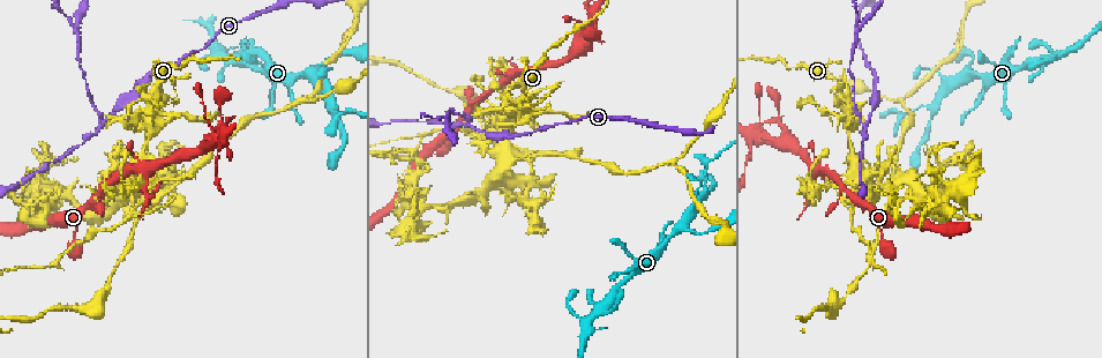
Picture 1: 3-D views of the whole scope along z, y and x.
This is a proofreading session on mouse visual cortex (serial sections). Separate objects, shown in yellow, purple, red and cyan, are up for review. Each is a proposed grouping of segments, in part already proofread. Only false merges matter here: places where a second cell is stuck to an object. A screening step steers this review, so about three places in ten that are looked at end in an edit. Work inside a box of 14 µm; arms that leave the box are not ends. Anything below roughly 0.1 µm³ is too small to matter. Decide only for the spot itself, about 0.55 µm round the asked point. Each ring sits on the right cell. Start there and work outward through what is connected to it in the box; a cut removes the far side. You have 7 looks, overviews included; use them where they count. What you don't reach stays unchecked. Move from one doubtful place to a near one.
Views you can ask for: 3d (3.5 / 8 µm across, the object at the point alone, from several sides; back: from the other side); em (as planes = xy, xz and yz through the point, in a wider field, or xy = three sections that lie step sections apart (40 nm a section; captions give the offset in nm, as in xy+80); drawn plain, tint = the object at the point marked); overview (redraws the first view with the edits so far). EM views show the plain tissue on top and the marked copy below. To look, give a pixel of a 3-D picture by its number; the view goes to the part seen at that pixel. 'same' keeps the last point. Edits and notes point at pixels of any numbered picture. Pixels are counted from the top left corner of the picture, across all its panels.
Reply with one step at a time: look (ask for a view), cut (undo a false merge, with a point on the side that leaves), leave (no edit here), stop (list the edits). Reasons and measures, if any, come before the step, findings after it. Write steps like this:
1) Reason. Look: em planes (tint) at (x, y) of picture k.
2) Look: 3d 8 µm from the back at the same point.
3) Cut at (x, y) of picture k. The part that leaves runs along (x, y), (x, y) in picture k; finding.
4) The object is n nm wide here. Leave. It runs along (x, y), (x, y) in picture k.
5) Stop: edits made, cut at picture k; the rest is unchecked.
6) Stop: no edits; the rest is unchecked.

Thin neck. Look: 3d 3.5 µm at (531, 103) of picture 1.

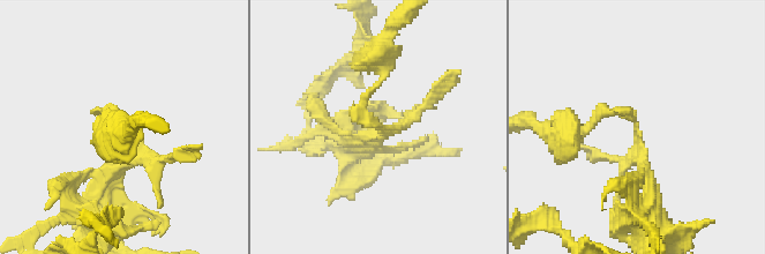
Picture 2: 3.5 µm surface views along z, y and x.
Need the tissue. Look: em xy step 1 (tint) at (380, 132) of picture 2.

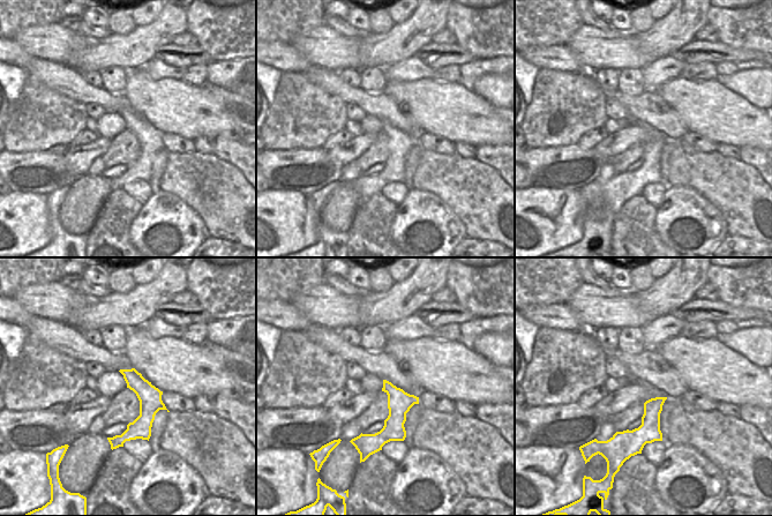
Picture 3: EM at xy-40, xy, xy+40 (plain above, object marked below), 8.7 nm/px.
Cut at (639, 150) of picture 2. Two cells meet here.

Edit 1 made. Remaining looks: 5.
Two arms in line, one across. Look: 3d 3.5 µm at (472, 125) of picture 1.

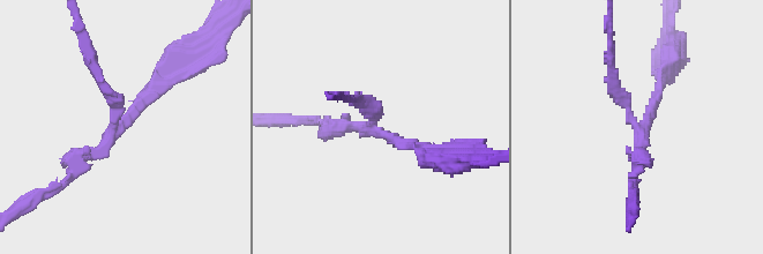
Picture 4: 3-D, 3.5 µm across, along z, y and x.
3 arms meet here; the arms are 150, 150, 200 nm wide. Look: em xy step 2 (tint) at (645, 125) of picture 4.

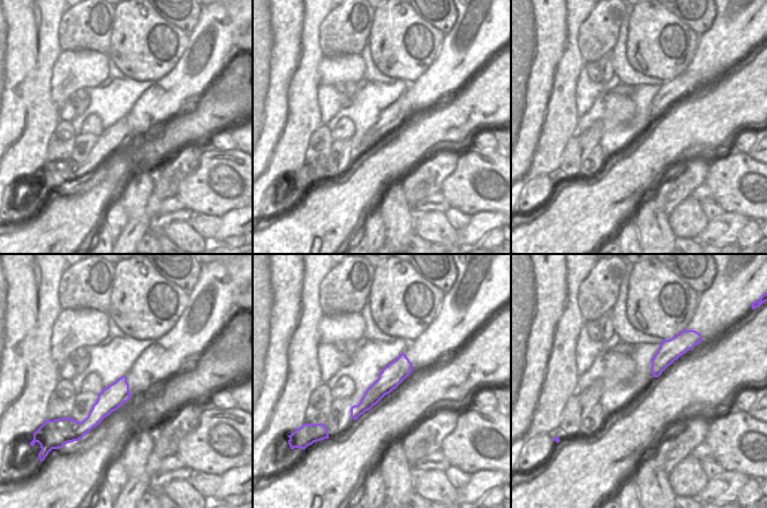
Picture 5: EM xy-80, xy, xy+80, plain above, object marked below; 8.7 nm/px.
Cut at (364, 109) of picture 4. A second cell is stuck on.

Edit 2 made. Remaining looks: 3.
See it whole again. Look: overview.

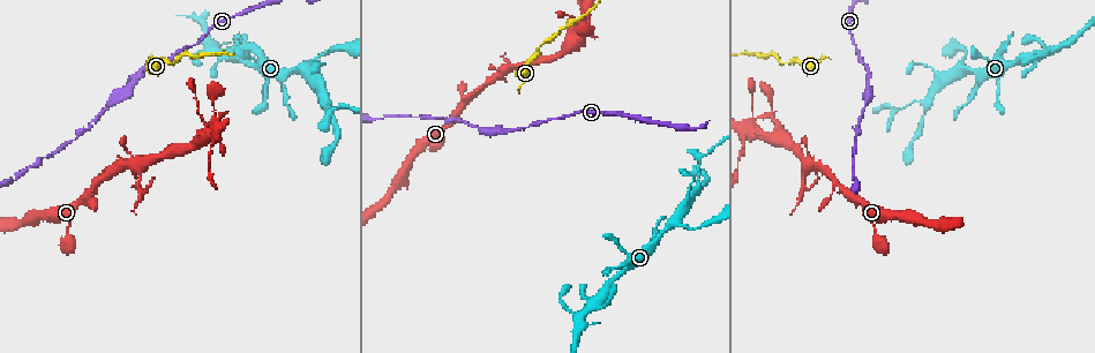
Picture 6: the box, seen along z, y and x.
Side arm on a straight run. Look: 3d 3.5 µm at (578, 43) of picture 6.

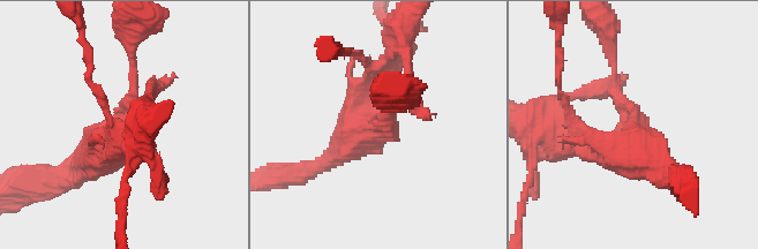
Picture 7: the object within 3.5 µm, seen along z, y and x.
Look: em xy step 3 (tint) at (379, 126) of picture 7.

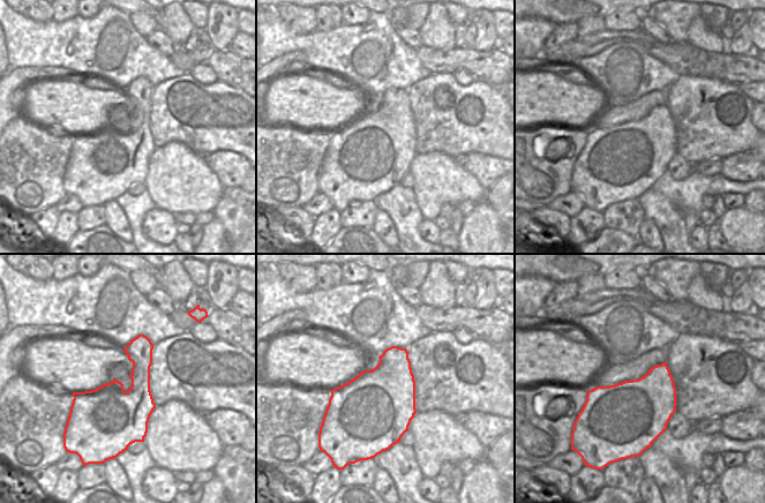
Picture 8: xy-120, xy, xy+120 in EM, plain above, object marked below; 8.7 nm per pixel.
Leave. It runs along (313, 170), (359, 134), (395, 54) in picture 7; one cell here.

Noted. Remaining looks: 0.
Stop: edits made, cut at picture 2, cut at picture 4; the rest is unchecked.

